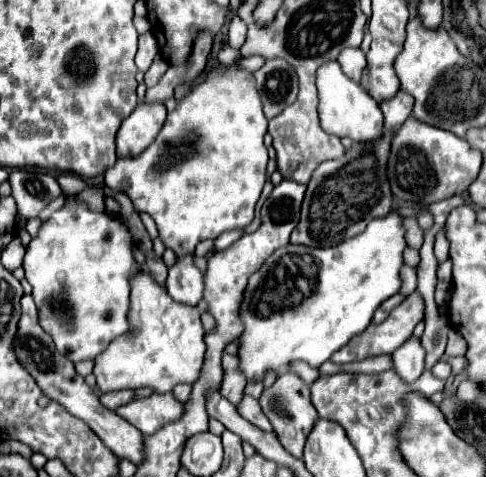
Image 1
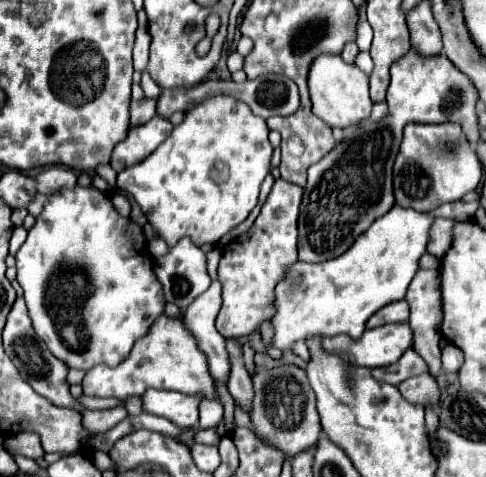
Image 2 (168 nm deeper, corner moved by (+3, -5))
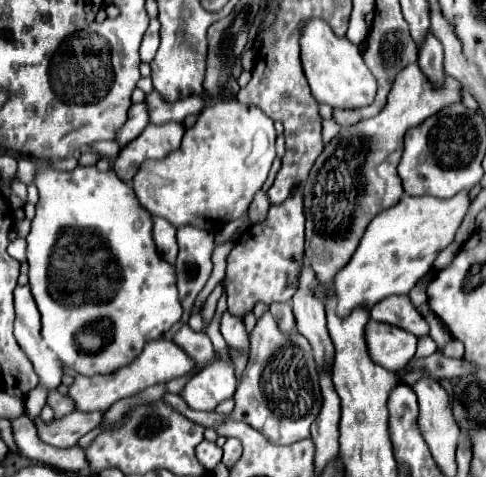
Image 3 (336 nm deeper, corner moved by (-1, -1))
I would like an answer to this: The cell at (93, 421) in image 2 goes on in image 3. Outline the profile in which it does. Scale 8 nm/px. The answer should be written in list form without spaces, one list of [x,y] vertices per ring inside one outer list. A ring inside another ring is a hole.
[[[71,412],[63,418],[43,422],[41,418],[35,418],[35,426],[39,432],[39,438],[45,444],[51,444],[55,448],[71,448],[77,444],[77,440],[87,434],[89,430],[97,428],[103,414],[77,414]]]

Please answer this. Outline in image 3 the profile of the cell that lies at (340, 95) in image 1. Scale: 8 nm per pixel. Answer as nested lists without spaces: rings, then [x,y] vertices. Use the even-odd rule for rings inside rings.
[[[321,18],[305,20],[301,26],[301,62],[311,94],[315,100],[329,104],[331,108],[361,108],[375,98],[375,78],[365,66],[361,52],[347,38],[333,34],[331,26]]]

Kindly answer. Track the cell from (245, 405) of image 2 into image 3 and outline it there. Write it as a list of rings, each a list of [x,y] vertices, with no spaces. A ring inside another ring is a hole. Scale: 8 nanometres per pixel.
[[[227,310],[221,316],[221,334],[225,342],[235,350],[249,350],[249,336],[245,332],[243,320],[239,316],[229,314]]]

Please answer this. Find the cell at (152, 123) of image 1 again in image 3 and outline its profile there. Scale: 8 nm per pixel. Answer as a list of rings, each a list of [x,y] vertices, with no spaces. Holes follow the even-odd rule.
[[[169,122],[169,124],[149,124],[141,136],[137,136],[129,146],[125,146],[115,164],[113,170],[123,182],[131,182],[137,174],[141,162],[145,160],[163,160],[169,152],[177,150],[181,144],[181,138],[185,134],[183,124]]]

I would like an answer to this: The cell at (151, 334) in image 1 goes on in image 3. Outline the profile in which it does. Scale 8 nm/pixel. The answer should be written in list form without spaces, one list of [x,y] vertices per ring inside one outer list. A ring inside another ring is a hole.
[[[159,338],[157,342],[149,342],[145,346],[145,350],[135,358],[133,364],[113,372],[113,374],[105,374],[105,376],[93,376],[93,378],[85,378],[85,376],[75,376],[73,384],[69,386],[67,396],[73,400],[75,410],[79,412],[105,412],[109,410],[109,406],[121,398],[129,398],[139,394],[141,390],[155,386],[159,382],[169,382],[173,378],[185,376],[193,370],[193,362],[191,358],[175,344],[169,340]]]

